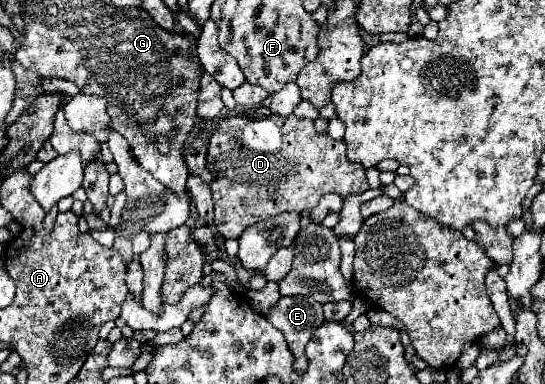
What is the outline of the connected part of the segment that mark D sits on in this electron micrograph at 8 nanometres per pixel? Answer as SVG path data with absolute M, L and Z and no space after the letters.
M228 116L220 120L208 142L206 168L212 174L212 200L214 200L214 226L222 238L240 238L244 228L266 220L282 212L312 210L320 196L326 192L338 192L346 198L352 192L368 190L366 174L362 164L354 164L346 158L344 140L332 140L330 136L318 134L312 120L300 120L298 116Z

